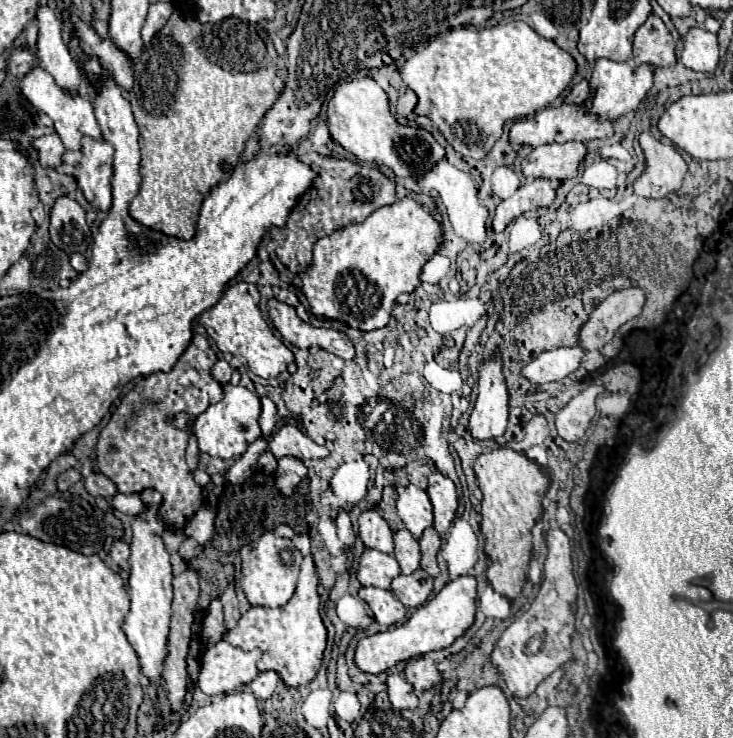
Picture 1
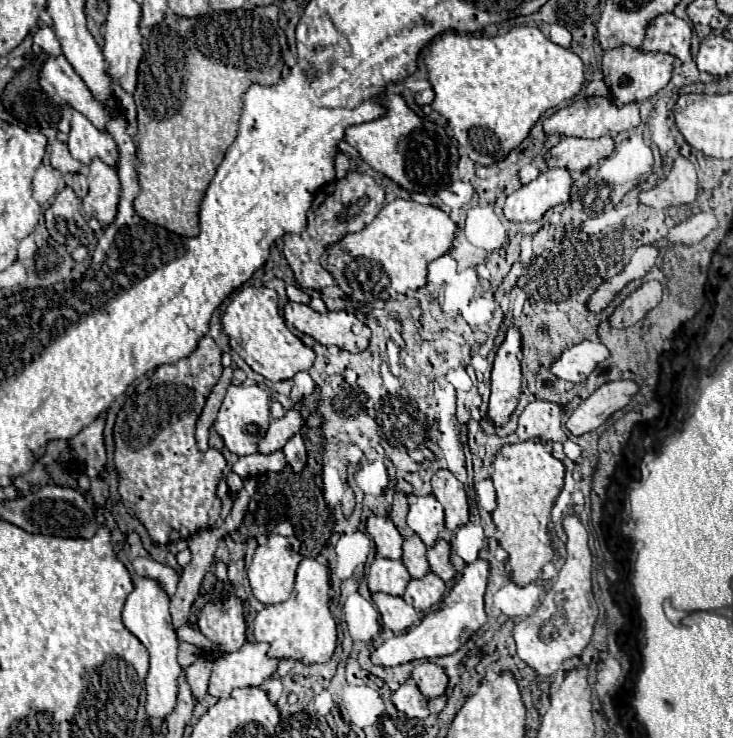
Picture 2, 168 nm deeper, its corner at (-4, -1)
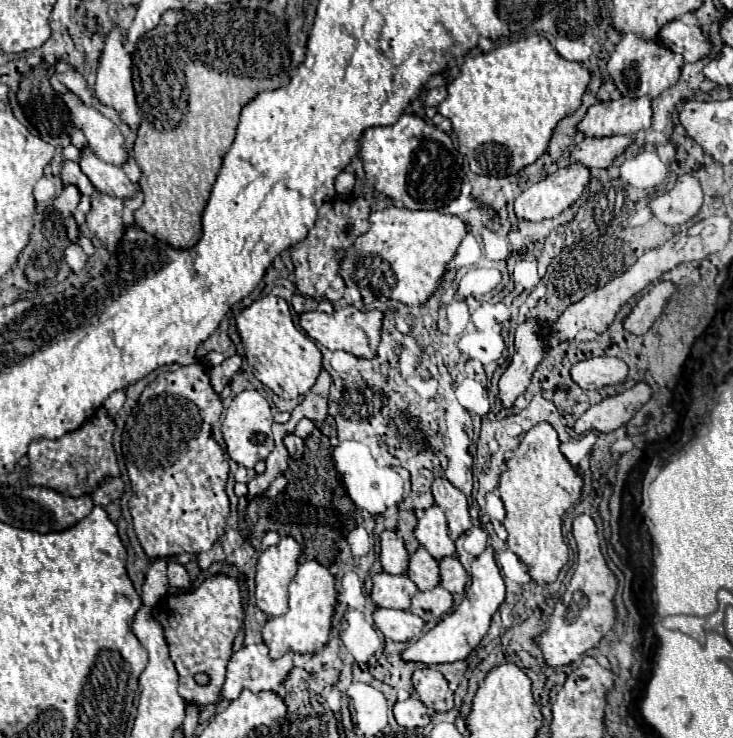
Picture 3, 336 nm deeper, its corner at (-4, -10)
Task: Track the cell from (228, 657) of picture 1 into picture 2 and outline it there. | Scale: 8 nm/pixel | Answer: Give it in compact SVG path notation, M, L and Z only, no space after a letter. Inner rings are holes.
M245 643L243 649L217 657L211 671L209 695L217 699L229 697L233 687L257 687L269 679L277 669L277 661L267 657L267 649L267 643Z

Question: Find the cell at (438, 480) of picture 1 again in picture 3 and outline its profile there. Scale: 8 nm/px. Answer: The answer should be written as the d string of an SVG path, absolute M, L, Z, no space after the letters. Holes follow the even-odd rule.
M435 480L433 484L433 498L439 508L447 514L449 520L449 536L457 540L461 534L465 534L471 528L471 516L469 516L469 504L465 494L455 488L449 480Z

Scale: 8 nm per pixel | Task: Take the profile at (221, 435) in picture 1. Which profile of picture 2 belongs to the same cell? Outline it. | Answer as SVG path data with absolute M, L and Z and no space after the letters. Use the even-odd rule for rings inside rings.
M231 385L227 389L227 397L221 403L219 415L213 423L213 429L223 439L225 447L239 457L253 455L253 453L257 453L257 443L267 433L267 427L269 427L269 397L267 397L267 393L263 389L259 389L257 385L251 385L251 387Z

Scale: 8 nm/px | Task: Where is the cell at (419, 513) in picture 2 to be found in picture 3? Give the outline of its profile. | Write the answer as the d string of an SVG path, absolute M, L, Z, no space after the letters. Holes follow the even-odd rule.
M439 506L427 508L417 522L415 538L429 550L435 560L445 556L457 556L453 540L447 536L447 518Z

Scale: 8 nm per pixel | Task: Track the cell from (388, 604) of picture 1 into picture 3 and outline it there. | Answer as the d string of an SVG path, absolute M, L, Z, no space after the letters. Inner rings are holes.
M377 608L373 612L373 620L375 626L383 632L383 636L391 638L393 642L409 642L417 638L425 626L425 622L409 610Z

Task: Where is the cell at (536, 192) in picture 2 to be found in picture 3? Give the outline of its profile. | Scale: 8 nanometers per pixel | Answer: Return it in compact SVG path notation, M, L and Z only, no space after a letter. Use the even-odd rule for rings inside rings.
M573 162L573 164L565 166L565 168L559 168L557 172L549 174L541 182L529 186L527 190L521 192L521 196L517 196L517 200L515 200L515 214L517 214L517 218L539 222L539 220L547 220L547 218L559 216L565 208L569 208L583 194L585 186L591 182L591 178L593 176L591 176L589 168L579 164L579 162Z

